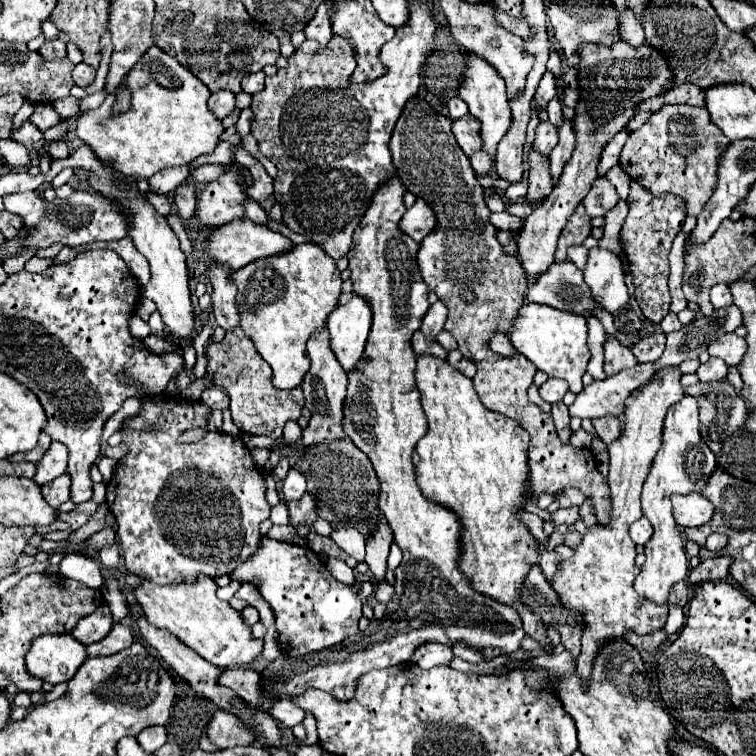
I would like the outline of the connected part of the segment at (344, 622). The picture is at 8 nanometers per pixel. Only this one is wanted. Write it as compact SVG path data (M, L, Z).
M264 536L260 540L260 548L250 556L250 560L246 560L240 568L236 568L230 574L230 578L238 582L254 584L260 590L260 594L268 600L276 616L278 640L280 640L284 656L304 656L308 652L318 652L334 644L340 644L344 638L358 632L358 620L362 618L362 600L358 596L358 588L338 582L328 572L326 564L320 562L316 552L312 552L312 548L308 546L278 542Z

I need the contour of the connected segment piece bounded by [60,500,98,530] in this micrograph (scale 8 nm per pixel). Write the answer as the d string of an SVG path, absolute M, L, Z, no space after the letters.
M88 500L88 502L76 506L70 514L60 514L60 520L68 522L68 524L72 526L72 530L78 530L80 526L84 526L84 524L88 522L88 518L90 518L96 510L98 510L98 504L92 502L92 500Z

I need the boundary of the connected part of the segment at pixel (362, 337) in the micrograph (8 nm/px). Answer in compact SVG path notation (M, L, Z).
M356 294L348 304L338 306L336 312L332 312L332 316L328 318L330 348L346 374L354 372L358 368L358 362L364 360L362 354L370 324L372 312L368 308L368 302Z

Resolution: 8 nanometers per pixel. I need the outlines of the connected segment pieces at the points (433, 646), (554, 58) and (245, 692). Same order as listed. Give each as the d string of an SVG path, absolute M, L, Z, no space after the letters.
M428 642L428 644L420 644L420 648L414 650L412 654L412 662L418 664L424 670L430 670L434 666L440 664L450 664L452 660L452 648L448 644L436 644L436 642Z
M550 42L550 60L548 60L548 70L556 74L556 78L562 78L562 60L560 60L560 50Z
M234 666L234 668L222 670L222 674L218 678L218 684L234 690L238 696L242 696L242 700L246 700L254 708L264 704L264 708L270 710L276 700L264 700L264 696L260 696L260 688L256 690L256 680L258 680L258 676L256 676L254 670Z

